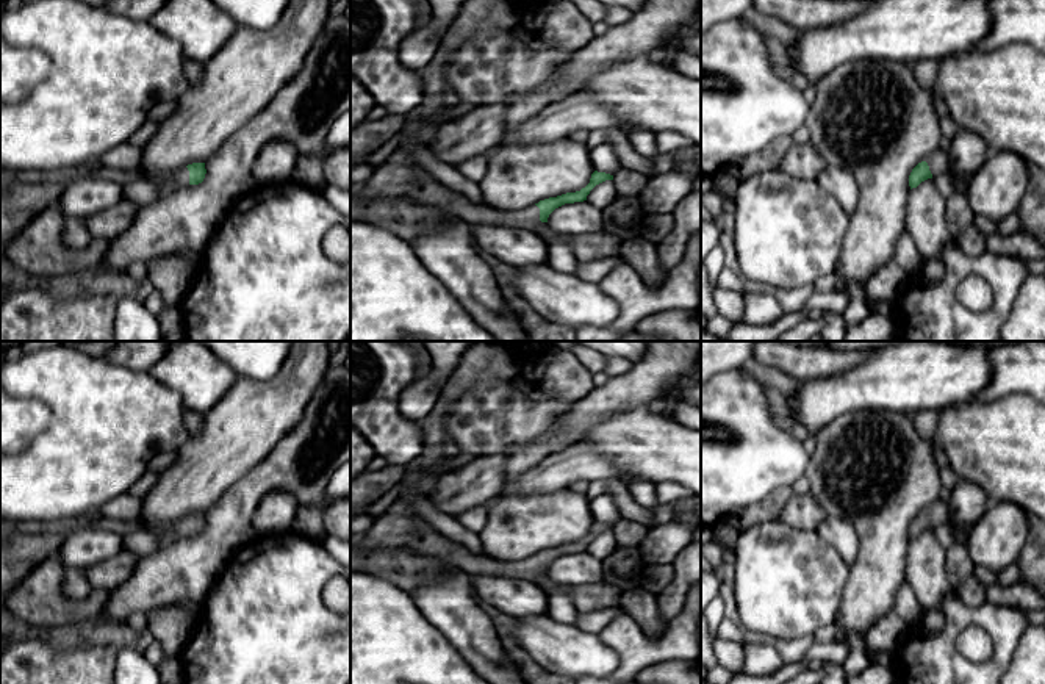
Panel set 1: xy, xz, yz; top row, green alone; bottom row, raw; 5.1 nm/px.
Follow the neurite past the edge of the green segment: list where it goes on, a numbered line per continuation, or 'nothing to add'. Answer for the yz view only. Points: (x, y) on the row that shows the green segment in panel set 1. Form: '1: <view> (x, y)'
1: yz (939, 163)

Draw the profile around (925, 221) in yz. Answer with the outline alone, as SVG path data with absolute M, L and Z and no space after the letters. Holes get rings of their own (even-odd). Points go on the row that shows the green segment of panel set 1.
M932 178L909 191L906 232L923 258L937 258L946 246L956 244L945 222L945 200Z

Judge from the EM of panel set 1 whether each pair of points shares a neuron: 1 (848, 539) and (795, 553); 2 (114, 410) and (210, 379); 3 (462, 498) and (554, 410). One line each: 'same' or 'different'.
1: different
2: different
3: different

